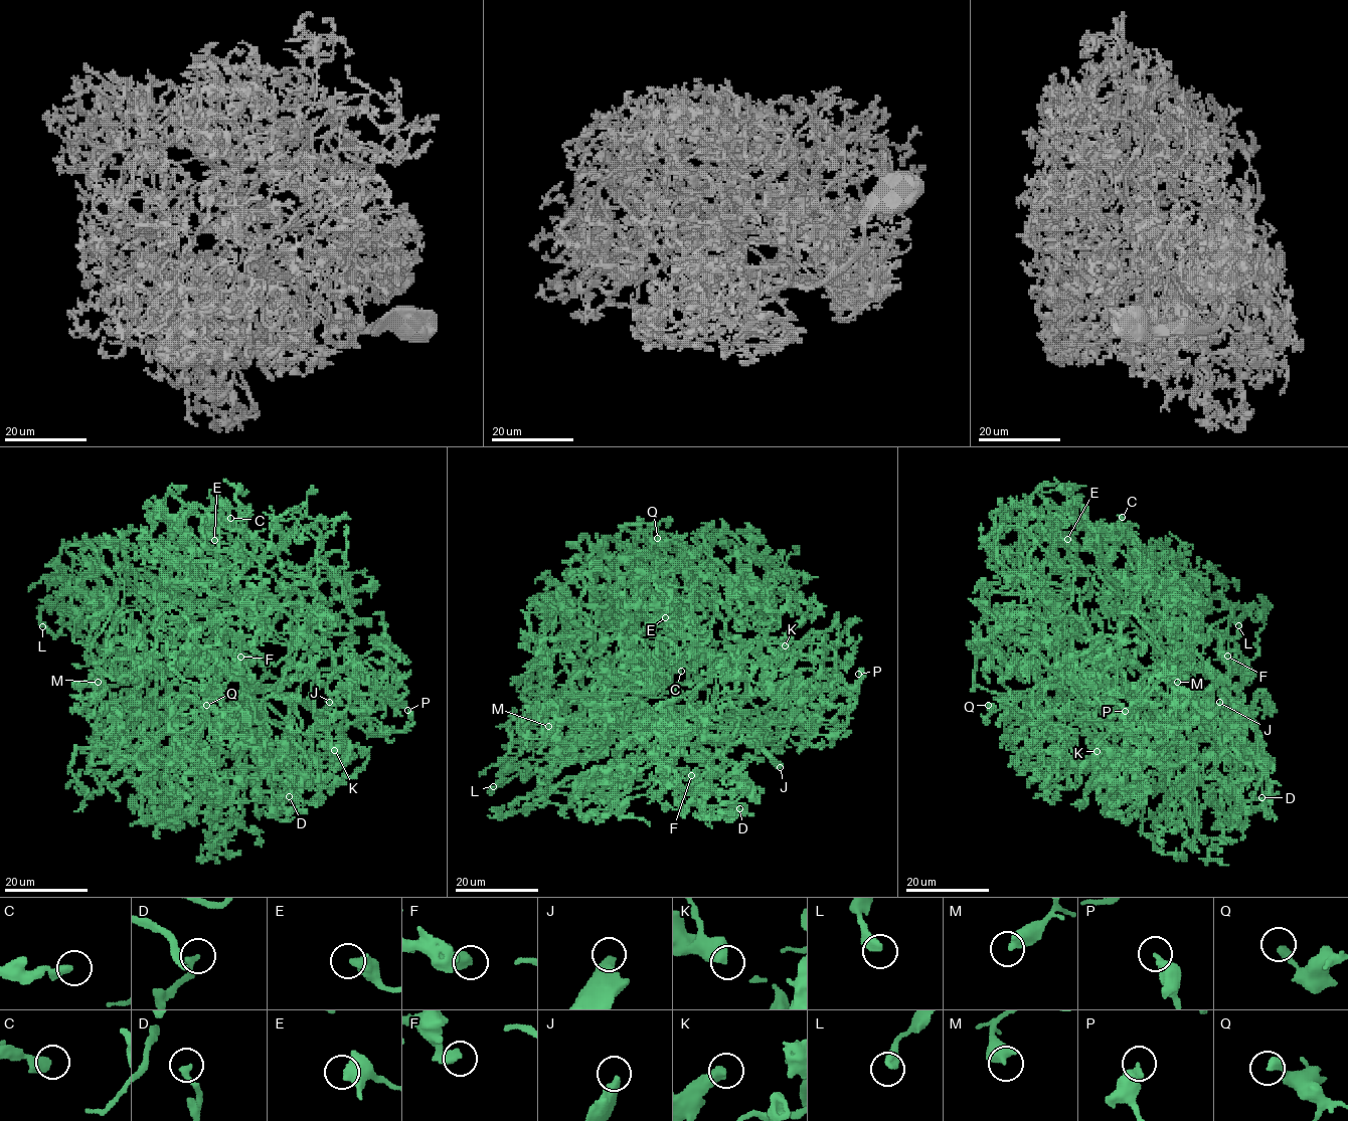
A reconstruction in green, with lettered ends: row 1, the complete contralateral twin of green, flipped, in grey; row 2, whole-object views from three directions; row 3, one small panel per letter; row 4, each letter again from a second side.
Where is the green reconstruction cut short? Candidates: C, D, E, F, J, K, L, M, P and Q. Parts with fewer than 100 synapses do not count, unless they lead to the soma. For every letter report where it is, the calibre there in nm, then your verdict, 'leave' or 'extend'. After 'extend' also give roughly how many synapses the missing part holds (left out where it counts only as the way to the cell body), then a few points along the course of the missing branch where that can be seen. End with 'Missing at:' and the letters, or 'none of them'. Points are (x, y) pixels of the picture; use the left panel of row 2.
C: (230, 518) | 440 nm | leave
D: (289, 796) | 260 nm | leave
E: (214, 540) | 440 nm | leave
F: (240, 657) | 480 nm | leave
J: (329, 702) | 460 nm | extend | (329, 702), (380, 692), (401, 669)
K: (334, 750) | 550 nm | leave
L: (42, 626) | 380 nm | leave
M: (98, 682) | 550 nm | leave
P: (407, 710) | 380 nm | leave
Q: (206, 705) | 380 nm | leave
Missing at: J

